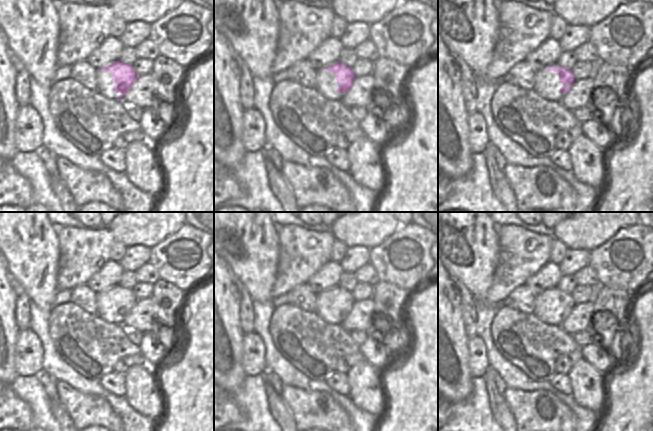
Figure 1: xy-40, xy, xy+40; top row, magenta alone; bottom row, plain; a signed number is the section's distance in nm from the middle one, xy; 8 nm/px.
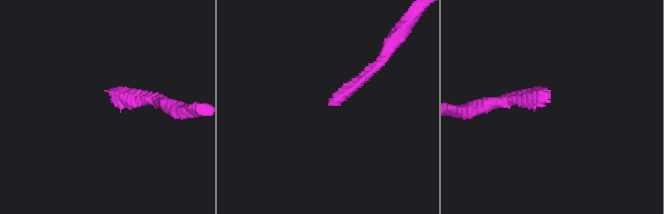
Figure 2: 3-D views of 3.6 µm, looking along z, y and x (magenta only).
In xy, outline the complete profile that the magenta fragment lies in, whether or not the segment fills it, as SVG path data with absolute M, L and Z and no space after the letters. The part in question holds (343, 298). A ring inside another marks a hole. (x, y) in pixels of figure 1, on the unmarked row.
M338 285L336 287L332 287L330 291L324 291L324 293L335 298L338 308L338 312L336 314L337 317L346 317L351 312L355 302L351 291L347 291Z

